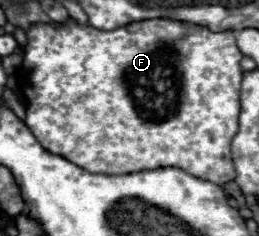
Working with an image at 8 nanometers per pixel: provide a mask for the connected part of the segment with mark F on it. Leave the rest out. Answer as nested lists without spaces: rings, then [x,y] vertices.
[[[68,18],[58,28],[54,24],[32,24],[26,30],[28,42],[22,48],[24,58],[16,72],[18,88],[26,102],[26,124],[36,136],[36,140],[52,154],[58,154],[66,158],[68,162],[84,168],[92,174],[132,174],[142,170],[156,170],[156,168],[182,168],[188,174],[214,182],[214,184],[226,184],[236,176],[232,156],[230,156],[230,142],[238,132],[238,114],[240,114],[240,82],[242,82],[242,52],[236,46],[236,34],[232,30],[224,32],[210,32],[204,26],[192,24],[192,22],[178,22],[168,18],[154,18],[154,20],[140,20],[126,26],[120,26],[116,30],[98,30],[90,24],[78,24],[74,18]]]

